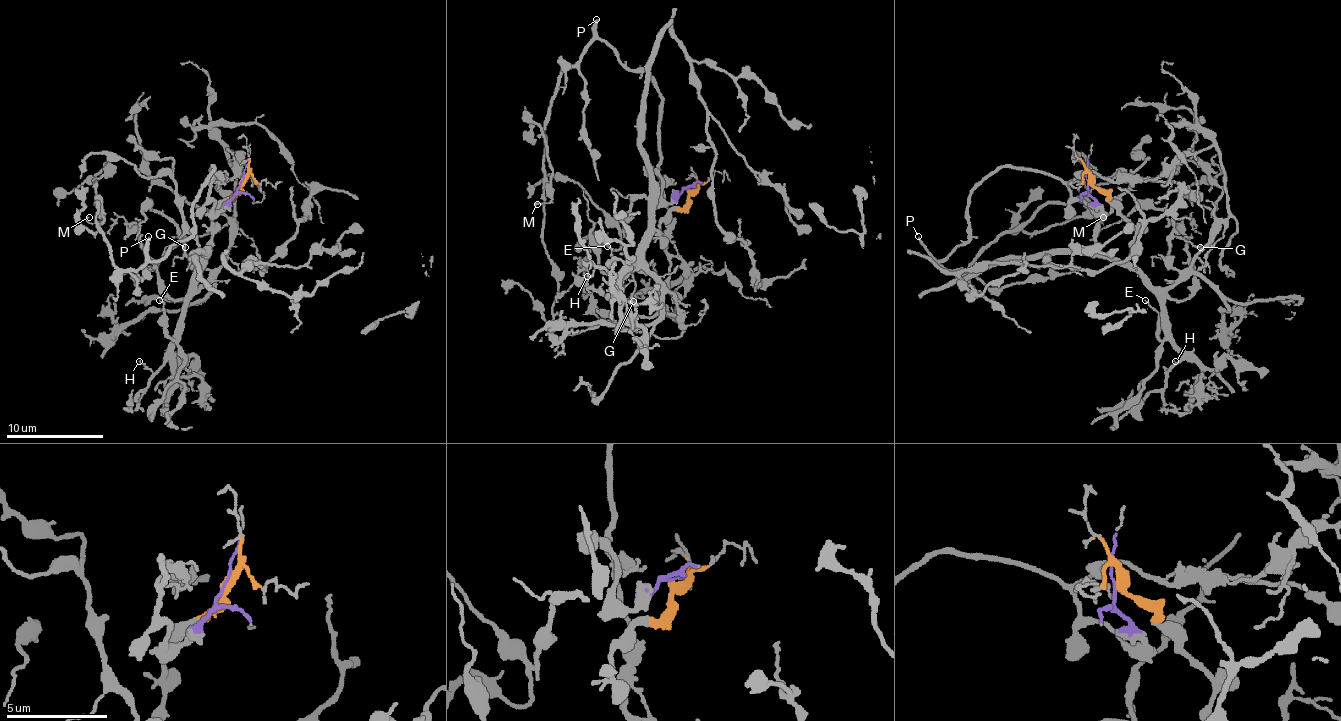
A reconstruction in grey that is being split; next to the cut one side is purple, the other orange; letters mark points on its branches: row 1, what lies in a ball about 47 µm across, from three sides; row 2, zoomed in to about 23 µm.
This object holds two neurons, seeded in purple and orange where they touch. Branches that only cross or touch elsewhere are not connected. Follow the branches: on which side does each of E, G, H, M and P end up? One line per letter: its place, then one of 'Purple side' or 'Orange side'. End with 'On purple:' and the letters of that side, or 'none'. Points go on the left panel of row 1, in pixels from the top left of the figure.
E: Place: (159, 300). Orange side
G: Place: (185, 247). Orange side
H: Place: (139, 361). Orange side
M: Place: (89, 217). Purple side
P: Place: (148, 236). Purple side
On purple: M, P

